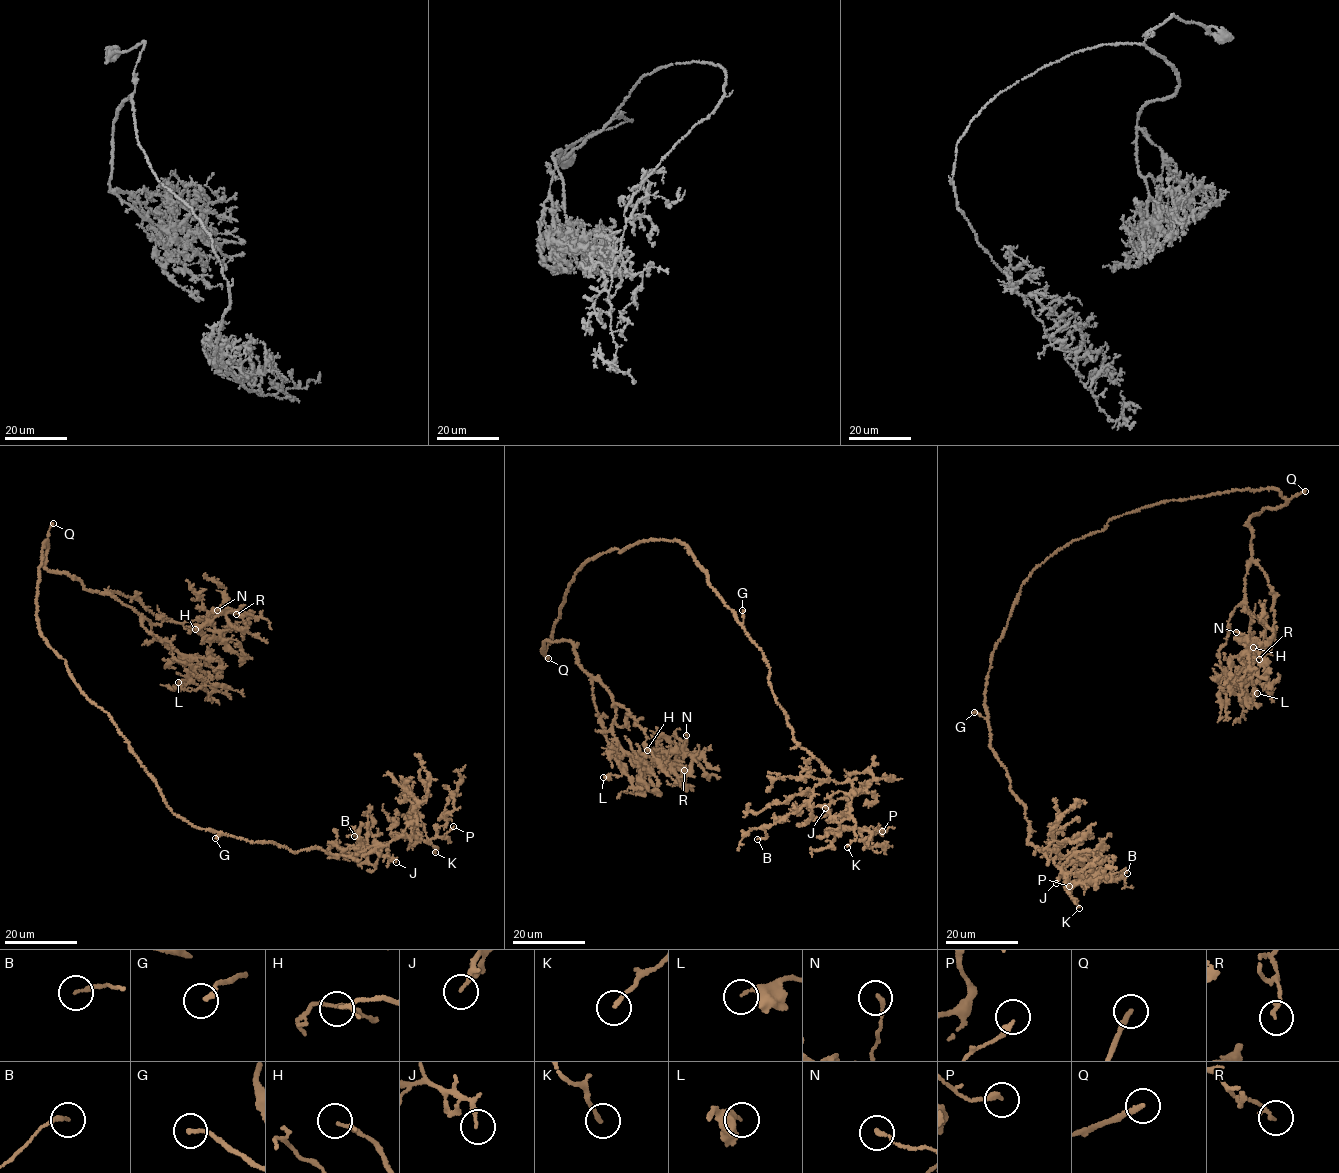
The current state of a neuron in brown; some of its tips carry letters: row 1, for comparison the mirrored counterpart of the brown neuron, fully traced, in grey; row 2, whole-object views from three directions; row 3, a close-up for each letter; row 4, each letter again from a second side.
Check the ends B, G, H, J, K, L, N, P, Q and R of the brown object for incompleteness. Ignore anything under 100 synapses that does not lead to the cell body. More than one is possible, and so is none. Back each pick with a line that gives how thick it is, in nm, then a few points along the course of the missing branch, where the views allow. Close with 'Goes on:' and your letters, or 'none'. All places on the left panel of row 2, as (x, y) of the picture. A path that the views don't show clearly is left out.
Q: Thickness 200 nm. Course of what is missing: (53, 523), (67, 497), (73, 492), (79, 496), (87, 516), (93, 558)
Goes on: Q

